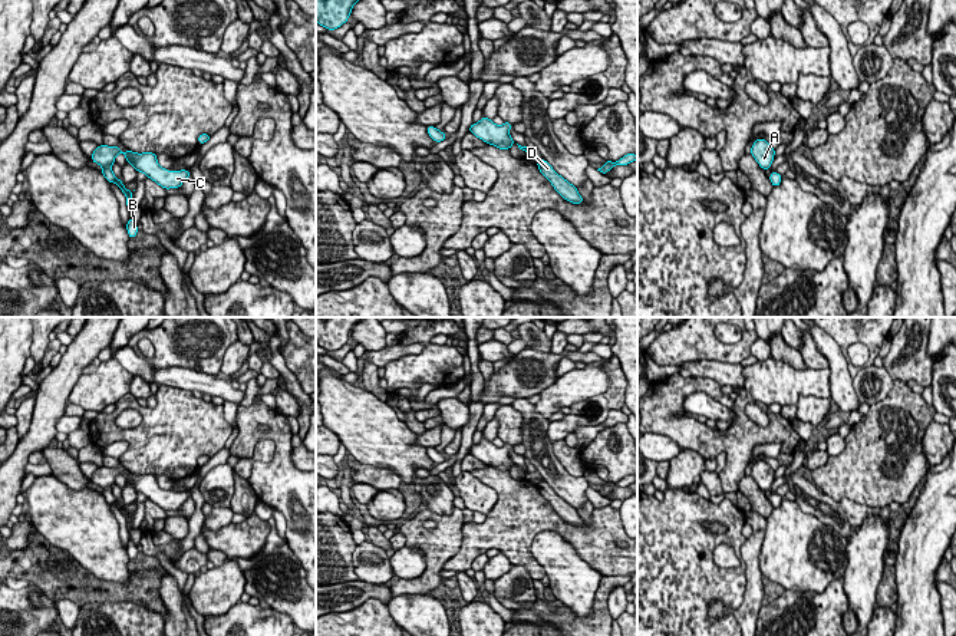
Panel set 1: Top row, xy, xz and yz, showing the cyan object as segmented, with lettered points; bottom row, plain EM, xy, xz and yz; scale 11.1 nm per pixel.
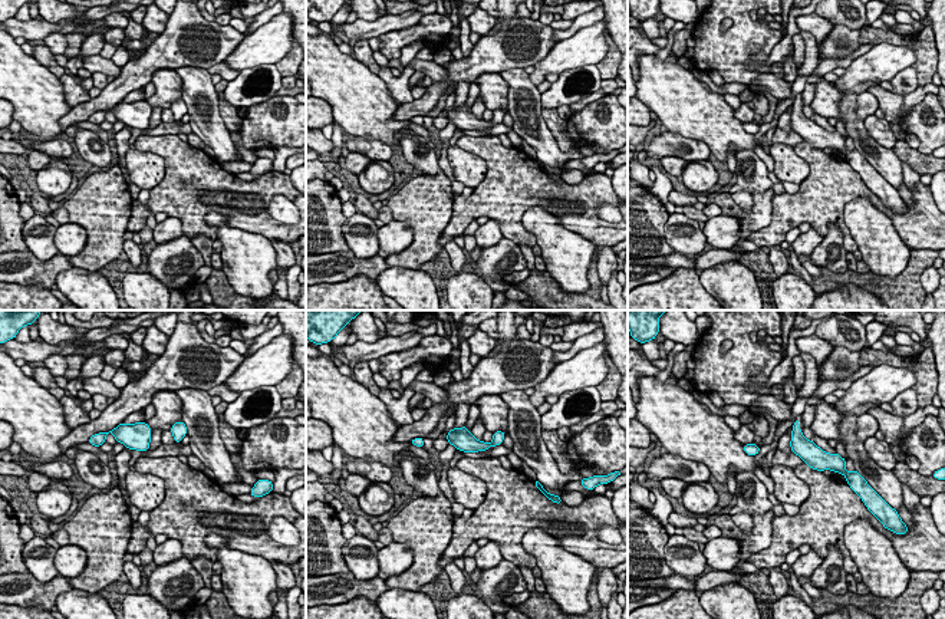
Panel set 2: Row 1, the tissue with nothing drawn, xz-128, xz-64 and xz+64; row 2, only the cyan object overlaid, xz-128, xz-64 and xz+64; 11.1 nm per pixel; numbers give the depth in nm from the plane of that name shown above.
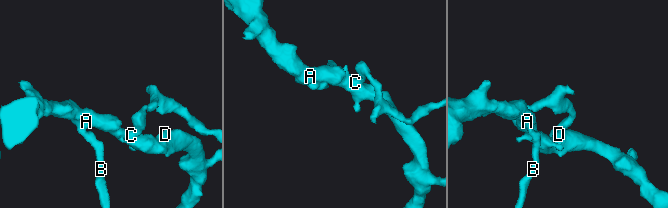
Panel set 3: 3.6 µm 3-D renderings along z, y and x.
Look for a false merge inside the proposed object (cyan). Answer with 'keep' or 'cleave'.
keep

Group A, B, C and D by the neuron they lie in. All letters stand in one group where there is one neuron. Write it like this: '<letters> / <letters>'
A B C D

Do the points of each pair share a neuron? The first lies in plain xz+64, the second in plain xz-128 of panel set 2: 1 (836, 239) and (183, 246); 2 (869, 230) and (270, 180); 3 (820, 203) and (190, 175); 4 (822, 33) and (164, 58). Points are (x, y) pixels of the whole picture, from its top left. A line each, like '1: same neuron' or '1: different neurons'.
1: same neuron
2: different neurons
3: same neuron
4: different neurons

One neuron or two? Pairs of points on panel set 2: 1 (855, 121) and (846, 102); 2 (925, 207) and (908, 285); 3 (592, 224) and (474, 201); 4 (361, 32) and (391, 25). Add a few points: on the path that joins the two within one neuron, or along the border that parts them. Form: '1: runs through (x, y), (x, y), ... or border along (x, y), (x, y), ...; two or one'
1: runs through (850, 117), (848, 106); one
2: border along (911, 249), (929, 250); two
3: runs through (575, 197), (565, 194), (507, 194); one
4: runs through (368, 29), (384, 25); one

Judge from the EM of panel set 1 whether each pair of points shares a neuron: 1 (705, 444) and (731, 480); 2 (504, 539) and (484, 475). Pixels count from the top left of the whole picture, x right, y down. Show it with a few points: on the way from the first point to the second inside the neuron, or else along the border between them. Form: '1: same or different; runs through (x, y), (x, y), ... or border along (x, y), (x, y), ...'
1: same; runs through (718, 444), (731, 455), (731, 467)
2: same; runs through (504, 521), (504, 491), (501, 488)

